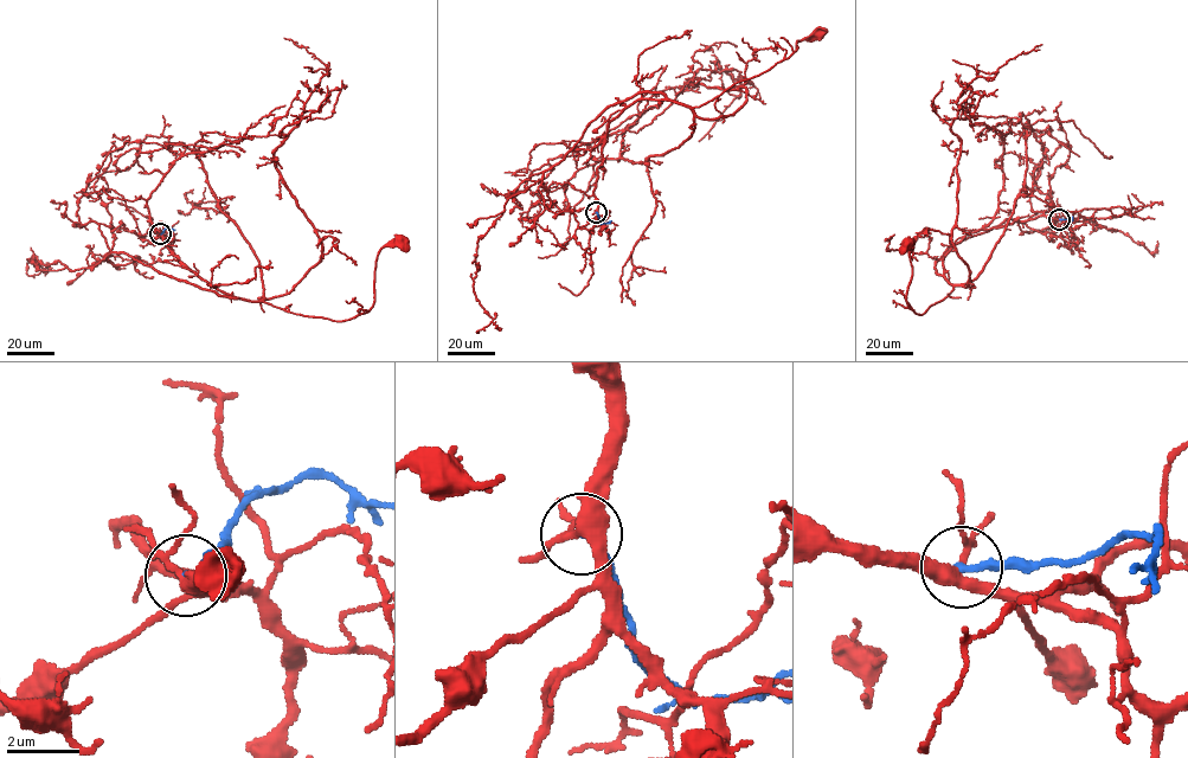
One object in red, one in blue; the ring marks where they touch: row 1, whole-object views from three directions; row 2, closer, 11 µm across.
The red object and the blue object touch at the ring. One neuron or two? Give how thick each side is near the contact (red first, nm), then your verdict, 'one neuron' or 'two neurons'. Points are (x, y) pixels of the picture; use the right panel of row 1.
360/200 nm | two neurons

